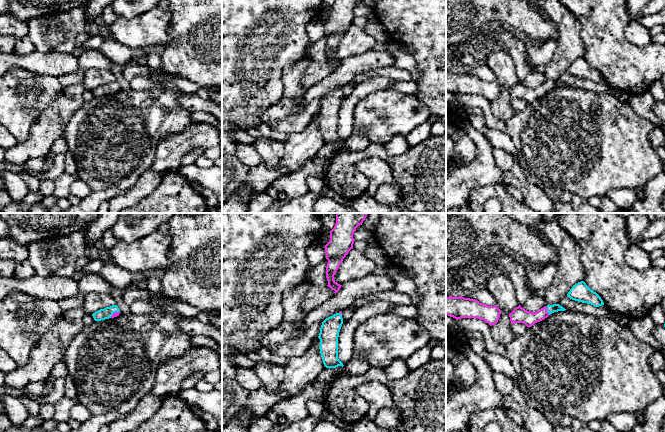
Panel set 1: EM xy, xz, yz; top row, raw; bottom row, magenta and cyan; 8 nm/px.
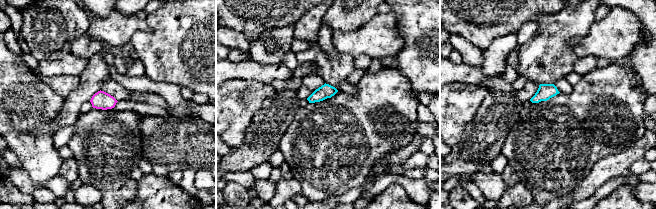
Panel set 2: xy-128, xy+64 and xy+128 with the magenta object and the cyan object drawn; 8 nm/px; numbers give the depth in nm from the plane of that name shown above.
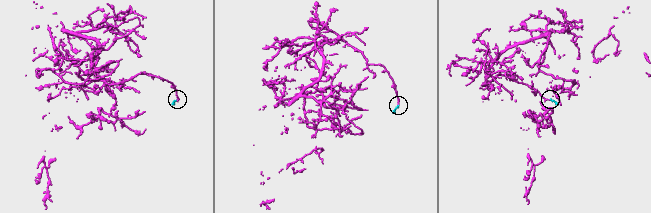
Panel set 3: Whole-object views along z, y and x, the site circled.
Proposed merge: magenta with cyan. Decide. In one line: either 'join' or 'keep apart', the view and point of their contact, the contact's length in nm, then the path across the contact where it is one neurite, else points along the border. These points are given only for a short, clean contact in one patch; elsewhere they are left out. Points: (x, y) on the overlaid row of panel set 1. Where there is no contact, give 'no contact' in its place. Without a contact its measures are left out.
join | yz (546, 310) | 80 nm | across yz (519, 315), (539, 316), (546, 310), (553, 308)

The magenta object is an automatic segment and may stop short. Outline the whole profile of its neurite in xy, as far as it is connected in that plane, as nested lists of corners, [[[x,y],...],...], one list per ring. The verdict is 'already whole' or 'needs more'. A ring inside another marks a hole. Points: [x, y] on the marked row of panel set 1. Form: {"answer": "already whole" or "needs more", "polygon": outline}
{"answer": "needs more", "polygon": [[[112,305],[104,309],[100,309],[92,314],[95,321],[101,321],[109,318],[114,318],[119,316],[120,310],[117,305]]]}

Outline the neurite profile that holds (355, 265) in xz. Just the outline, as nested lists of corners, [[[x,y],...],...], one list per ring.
[[[351,249],[341,262],[334,280],[343,285],[351,280],[357,280],[372,275],[377,268],[376,264],[368,257],[355,249]]]

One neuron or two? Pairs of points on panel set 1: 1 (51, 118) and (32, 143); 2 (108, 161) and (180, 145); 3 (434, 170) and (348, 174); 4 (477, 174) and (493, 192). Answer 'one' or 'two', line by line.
1: one
2: two
3: one
4: two

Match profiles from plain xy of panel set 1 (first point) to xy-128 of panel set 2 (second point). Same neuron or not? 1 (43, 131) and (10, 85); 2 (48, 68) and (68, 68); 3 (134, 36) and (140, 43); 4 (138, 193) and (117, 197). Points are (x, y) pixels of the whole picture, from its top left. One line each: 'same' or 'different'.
1: different
2: same
3: different
4: same

